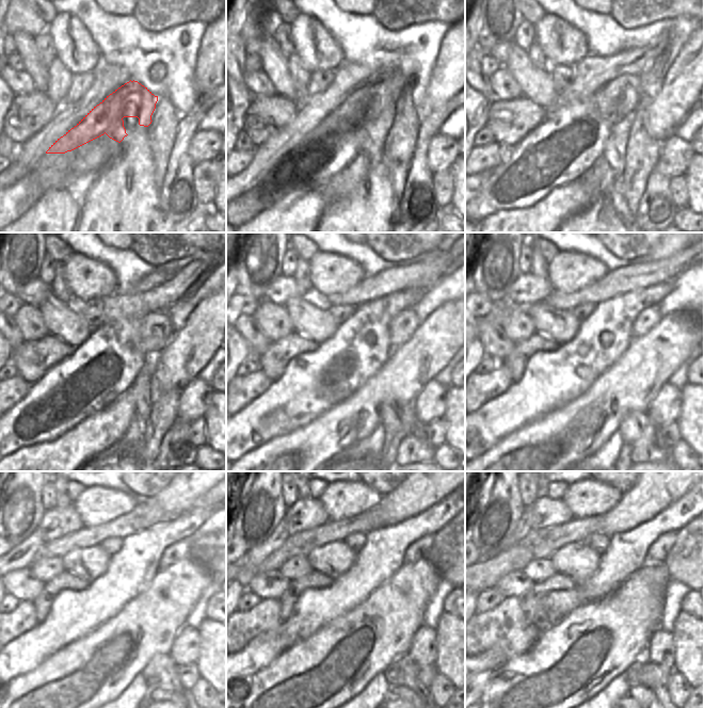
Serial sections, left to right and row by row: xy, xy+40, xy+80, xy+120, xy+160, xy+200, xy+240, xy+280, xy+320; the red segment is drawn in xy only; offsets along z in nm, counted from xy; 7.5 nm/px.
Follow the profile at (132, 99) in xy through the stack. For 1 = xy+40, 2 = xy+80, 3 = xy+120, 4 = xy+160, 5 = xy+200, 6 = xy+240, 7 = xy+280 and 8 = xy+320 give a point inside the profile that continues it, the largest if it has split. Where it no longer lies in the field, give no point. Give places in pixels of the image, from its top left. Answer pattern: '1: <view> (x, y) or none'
1: xy+40 (371, 100)
2: xy+80 (616, 99)
3: xy+120 (156, 328)
4: xy+160 (402, 326)
5: xy+200 (648, 318)
6: xy+240 (177, 551)
7: xy+280 (419, 549)
8: xy+320 (657, 552)

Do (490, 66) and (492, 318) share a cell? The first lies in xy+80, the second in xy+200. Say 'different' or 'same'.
different

